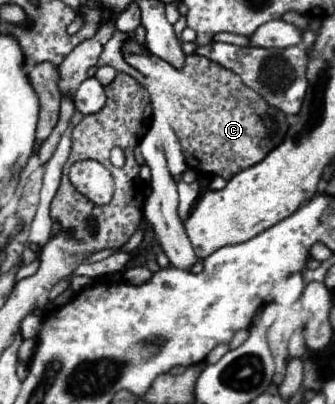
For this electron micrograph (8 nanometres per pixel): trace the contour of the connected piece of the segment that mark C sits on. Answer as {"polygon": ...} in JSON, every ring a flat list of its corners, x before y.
{"polygon":[[140,25,134,32,133,36,129,36,129,40,125,42,123,46,123,56,125,56,125,62,143,62,143,76,147,76,147,88,151,92,150,100,154,106,154,116,152,116,152,124,149,124,149,129,145,135,140,139,139,143,135,147,135,158,139,165,147,166,145,164,145,158,141,154,141,140,147,138,147,136,153,136,153,138,161,138,163,140,163,152,165,142,167,138,173,134,181,146,183,156,185,156,185,162,187,169,195,170,199,174,211,174,211,176,221,176,225,180,233,178,237,172,249,168,249,166,255,166,257,162,261,162,265,158,263,152,267,152,265,144,269,144,271,148,275,146,275,140,271,142,271,136,273,136,273,128,267,126,267,122,263,122,263,116,259,116,259,104,257,104,257,94,253,90,249,90,241,78,237,74,233,74,231,70,225,70,221,68,219,64,203,58,203,56,197,56,195,53,197,44,195,42,183,43,183,51,187,56,187,62,183,66,183,70,175,70,171,64,167,64,165,60,153,56,145,46,143,46,146,38,146,30]]}

